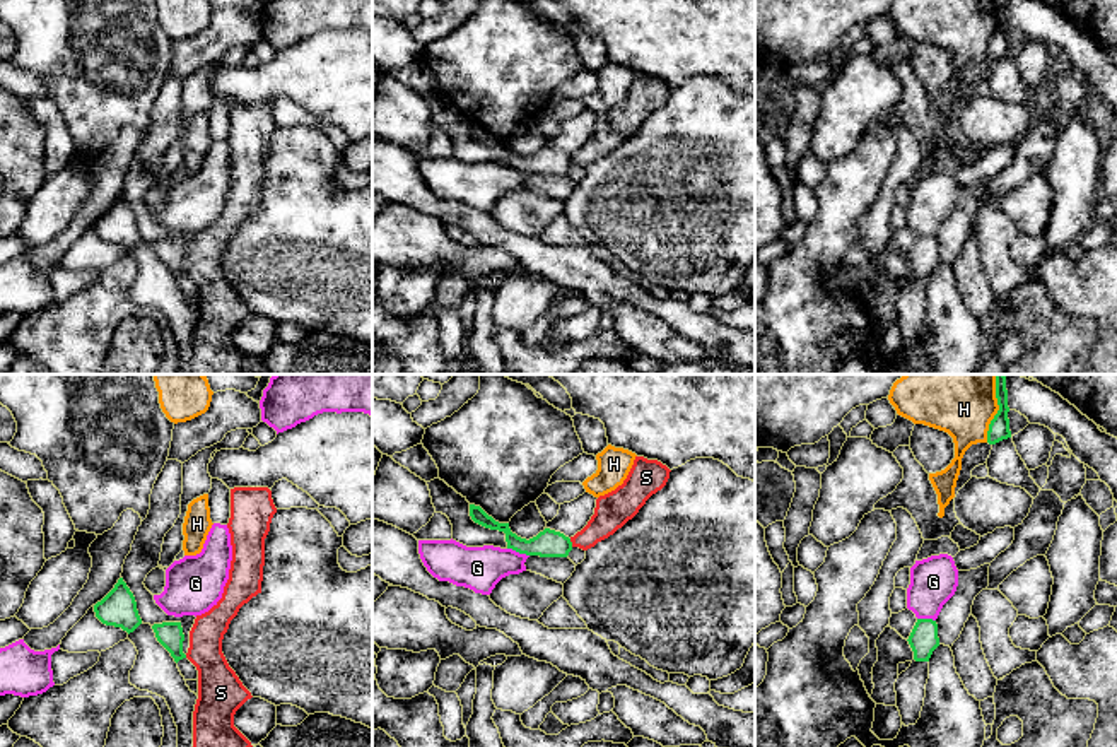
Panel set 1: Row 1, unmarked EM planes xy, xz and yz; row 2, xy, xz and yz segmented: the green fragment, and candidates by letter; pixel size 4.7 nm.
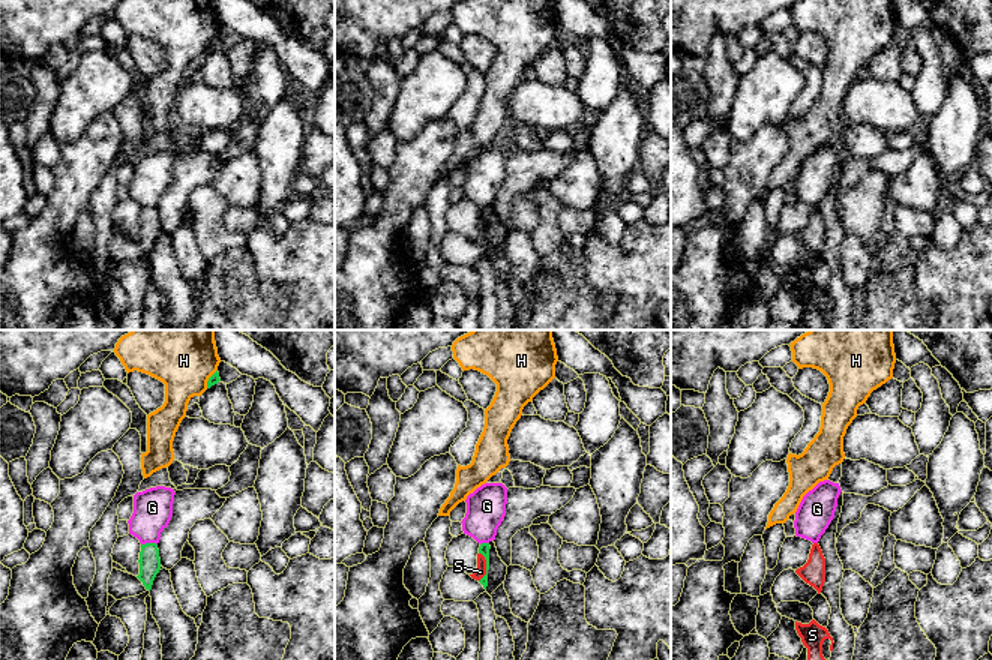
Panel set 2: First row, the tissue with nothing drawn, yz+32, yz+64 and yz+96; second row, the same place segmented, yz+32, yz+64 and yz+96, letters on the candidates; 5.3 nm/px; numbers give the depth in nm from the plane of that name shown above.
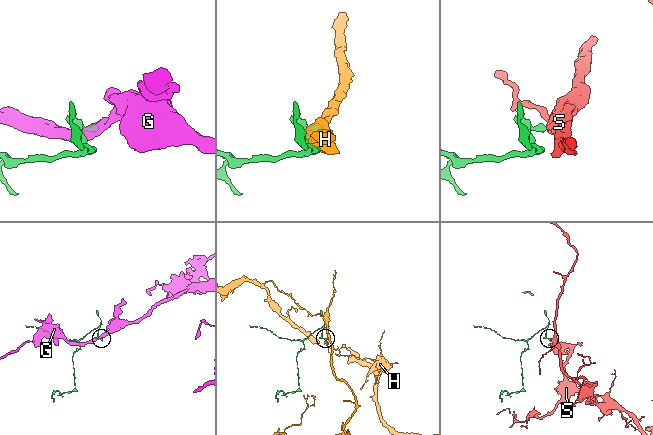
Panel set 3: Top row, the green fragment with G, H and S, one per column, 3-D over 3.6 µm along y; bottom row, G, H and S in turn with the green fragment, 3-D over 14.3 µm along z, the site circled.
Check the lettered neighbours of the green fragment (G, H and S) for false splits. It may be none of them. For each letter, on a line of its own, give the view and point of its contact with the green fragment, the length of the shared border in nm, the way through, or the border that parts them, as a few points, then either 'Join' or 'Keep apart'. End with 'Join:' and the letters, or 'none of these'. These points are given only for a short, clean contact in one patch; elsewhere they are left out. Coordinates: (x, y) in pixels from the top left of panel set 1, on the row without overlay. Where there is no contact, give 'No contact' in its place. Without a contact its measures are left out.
G: Touches green at xz (518, 168). Shared border 110 nm. Boundary: xz (508, 164), (528, 173). Keep apart
H: Touches green at yz (998, 29). Shared border 280 nm. Keep apart
S: Touches green at xz (571, 159). Shared border 40 nm. Boundary: xz (569, 156), (573, 163). Keep apart
Join: none of these

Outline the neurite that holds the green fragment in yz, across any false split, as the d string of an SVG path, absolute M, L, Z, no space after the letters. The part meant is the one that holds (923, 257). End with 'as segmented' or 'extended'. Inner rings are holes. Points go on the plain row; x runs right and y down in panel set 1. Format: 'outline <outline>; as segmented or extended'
outline M917 236L909 262L915 279L929 279L933 268L939 263L938 241L933 236Z; as segmented

